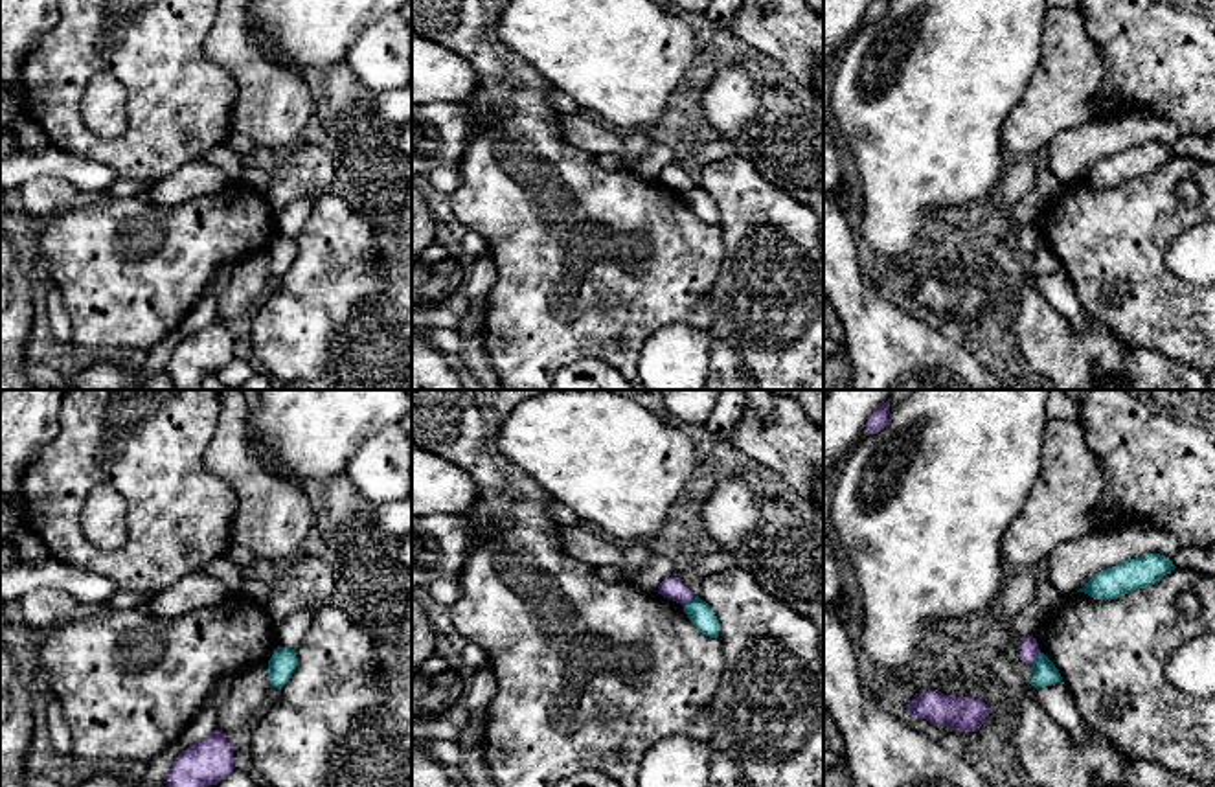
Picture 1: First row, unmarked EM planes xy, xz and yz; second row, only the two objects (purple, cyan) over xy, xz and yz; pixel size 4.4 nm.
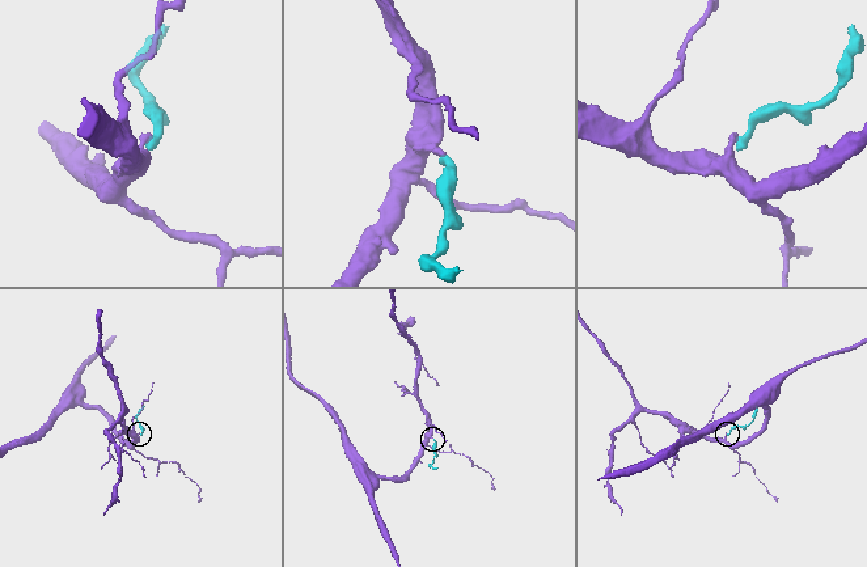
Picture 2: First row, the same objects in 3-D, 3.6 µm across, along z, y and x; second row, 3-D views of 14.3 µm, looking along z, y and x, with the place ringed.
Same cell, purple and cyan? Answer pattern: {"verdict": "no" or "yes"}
{"verdict": "no"}

